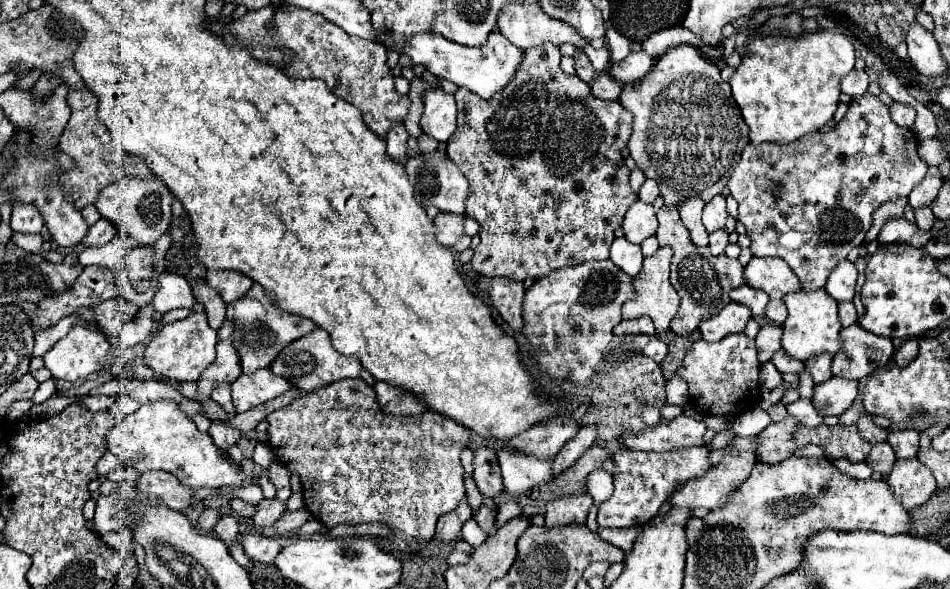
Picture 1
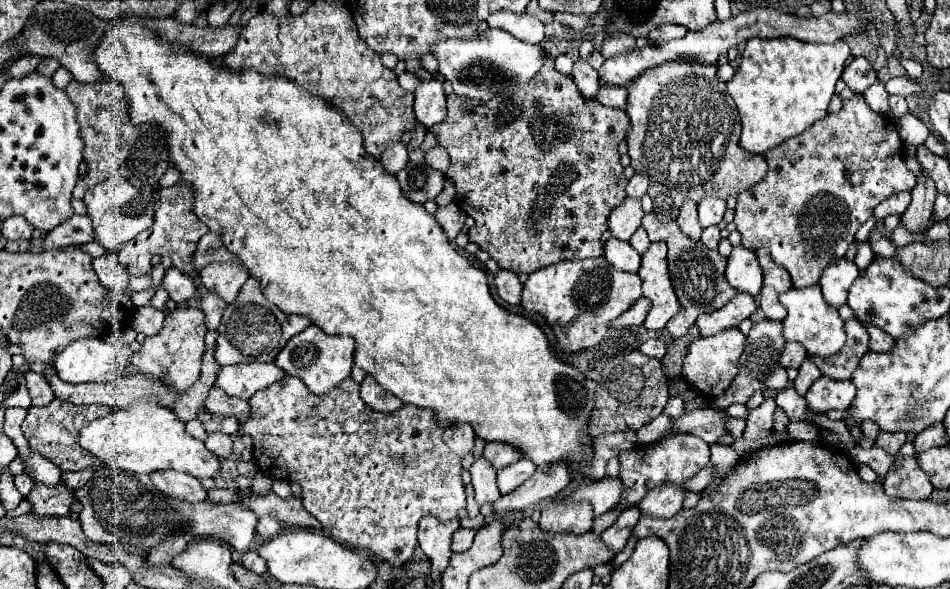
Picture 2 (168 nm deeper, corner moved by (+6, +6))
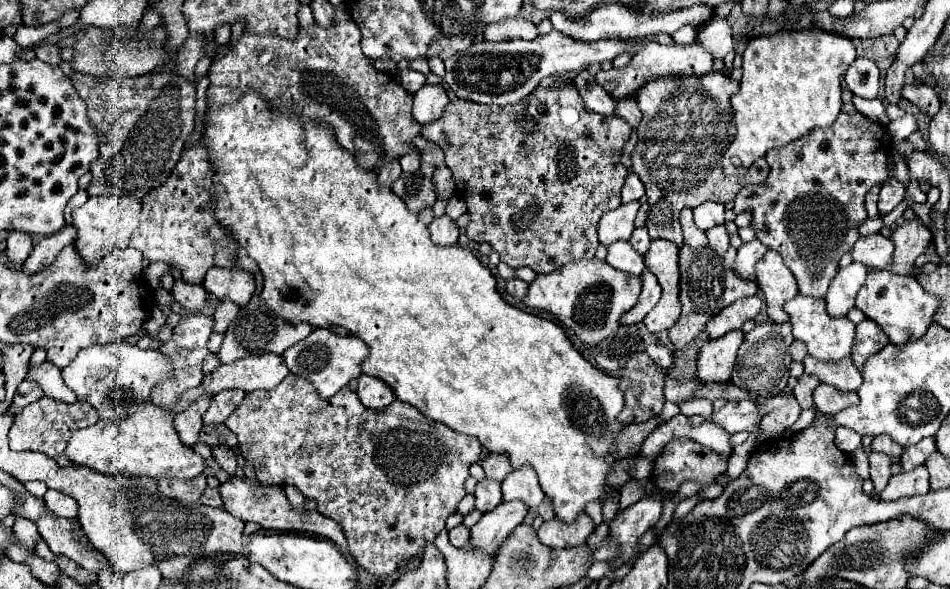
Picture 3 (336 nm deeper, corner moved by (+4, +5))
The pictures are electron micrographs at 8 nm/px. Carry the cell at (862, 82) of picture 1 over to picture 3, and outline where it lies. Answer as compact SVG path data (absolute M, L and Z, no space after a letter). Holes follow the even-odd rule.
M857 57L845 73L847 87L853 91L853 95L859 95L865 99L877 97L879 79L881 79L881 73L877 65L871 59L863 59L863 57Z

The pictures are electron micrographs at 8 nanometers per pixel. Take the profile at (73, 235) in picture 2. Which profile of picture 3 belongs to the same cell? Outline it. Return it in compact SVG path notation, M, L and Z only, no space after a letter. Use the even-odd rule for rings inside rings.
M67 225L61 231L49 235L49 237L43 237L39 243L35 243L33 253L23 263L23 273L35 275L35 273L47 269L49 265L53 265L57 255L61 253L61 249L75 241L75 235L77 235L77 229L73 229L73 225Z

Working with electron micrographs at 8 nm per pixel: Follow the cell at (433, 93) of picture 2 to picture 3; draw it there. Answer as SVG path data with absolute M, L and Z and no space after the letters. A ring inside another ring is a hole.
M423 85L413 95L413 117L421 125L437 121L443 115L447 103L449 103L449 99L441 85Z

